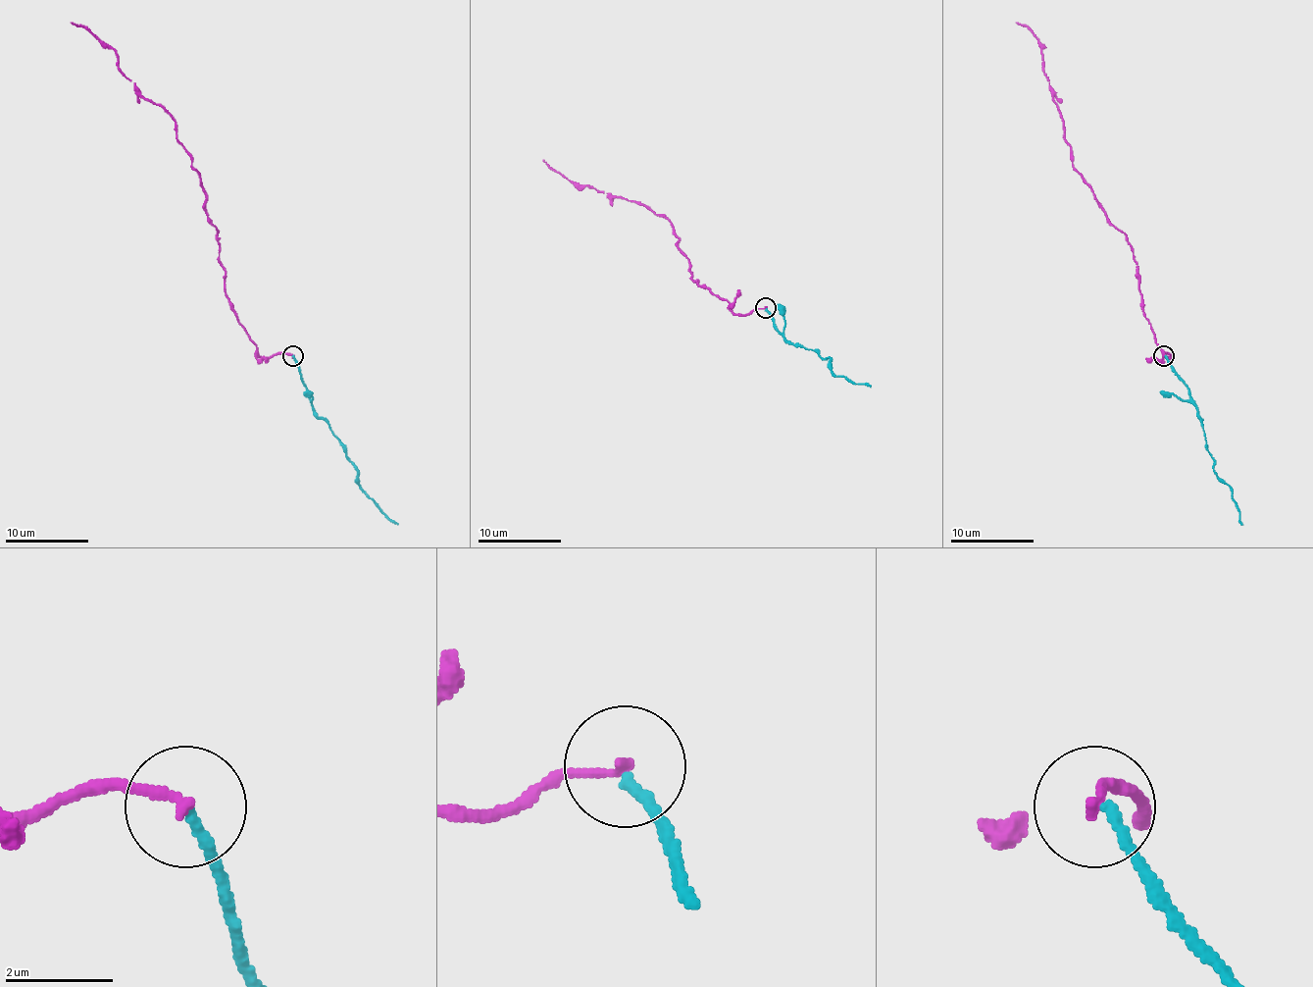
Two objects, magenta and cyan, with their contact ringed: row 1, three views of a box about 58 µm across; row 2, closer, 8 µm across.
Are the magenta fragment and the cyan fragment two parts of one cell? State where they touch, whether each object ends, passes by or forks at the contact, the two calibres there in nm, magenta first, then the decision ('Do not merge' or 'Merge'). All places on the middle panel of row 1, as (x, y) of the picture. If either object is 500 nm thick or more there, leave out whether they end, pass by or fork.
Place: (766, 307). At the ring magenta ends. At the ring cyan ends. Thickness 180 nm (magenta) against 190 nm. Merge

